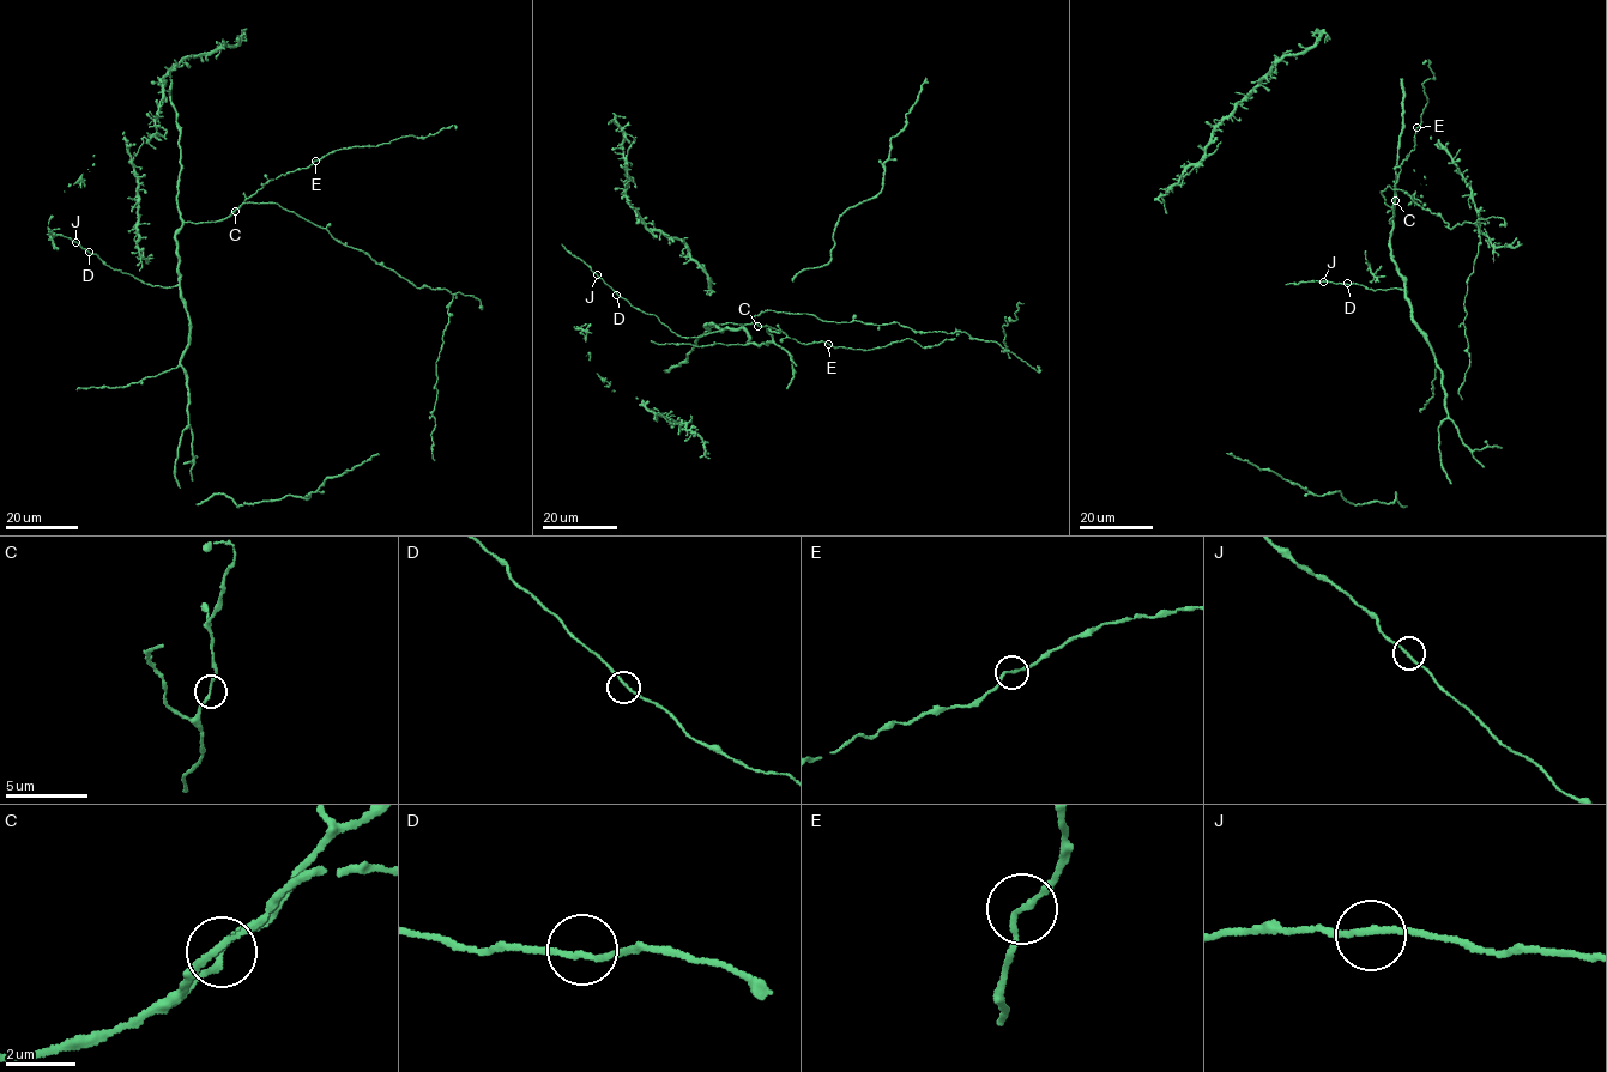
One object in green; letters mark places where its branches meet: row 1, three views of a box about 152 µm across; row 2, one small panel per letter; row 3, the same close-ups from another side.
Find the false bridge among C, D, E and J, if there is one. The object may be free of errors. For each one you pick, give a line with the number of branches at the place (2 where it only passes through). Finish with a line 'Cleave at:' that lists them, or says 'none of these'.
Cleave at: none of these

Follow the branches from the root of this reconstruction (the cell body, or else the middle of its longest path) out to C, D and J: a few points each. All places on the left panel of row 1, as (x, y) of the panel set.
C: (179, 265), (175, 231), (181, 223), (221, 220), (235, 211)
D: (179, 265), (177, 284), (152, 285), (110, 268), (89, 252)
J: (179, 265), (177, 284), (147, 285), (107, 266), (76, 242)

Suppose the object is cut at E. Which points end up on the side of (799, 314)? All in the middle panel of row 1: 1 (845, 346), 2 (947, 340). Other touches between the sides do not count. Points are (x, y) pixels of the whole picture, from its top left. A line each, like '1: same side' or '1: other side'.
1: other side
2: other side

